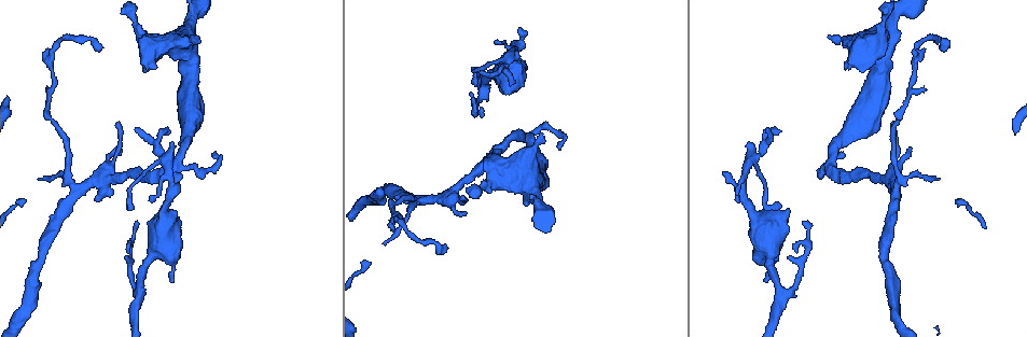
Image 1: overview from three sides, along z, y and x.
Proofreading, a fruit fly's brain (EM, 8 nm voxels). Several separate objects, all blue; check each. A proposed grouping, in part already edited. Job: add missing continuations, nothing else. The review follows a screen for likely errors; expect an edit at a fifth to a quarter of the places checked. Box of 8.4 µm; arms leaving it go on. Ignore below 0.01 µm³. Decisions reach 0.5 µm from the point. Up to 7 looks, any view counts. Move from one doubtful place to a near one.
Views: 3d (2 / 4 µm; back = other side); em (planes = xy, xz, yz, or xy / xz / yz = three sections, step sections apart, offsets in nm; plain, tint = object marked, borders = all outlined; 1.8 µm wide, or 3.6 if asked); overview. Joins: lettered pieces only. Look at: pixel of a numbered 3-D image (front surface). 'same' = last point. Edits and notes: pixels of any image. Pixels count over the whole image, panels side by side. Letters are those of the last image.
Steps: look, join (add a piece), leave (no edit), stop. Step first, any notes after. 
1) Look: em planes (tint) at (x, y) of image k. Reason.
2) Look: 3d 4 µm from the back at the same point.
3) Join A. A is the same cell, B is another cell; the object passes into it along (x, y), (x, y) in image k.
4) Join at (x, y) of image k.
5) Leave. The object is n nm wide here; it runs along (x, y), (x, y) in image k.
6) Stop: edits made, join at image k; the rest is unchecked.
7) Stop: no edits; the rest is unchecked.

Look: 3d 2 µm from the back at (517, 51) of image 1. Two arms at a narrow angle.

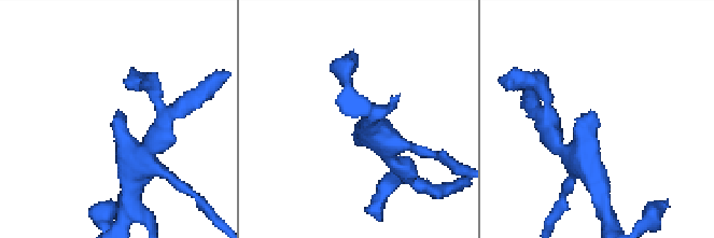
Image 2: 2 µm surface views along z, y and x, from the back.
Look: em planes (borders) at (116, 111) of image 2. Need the tissue.

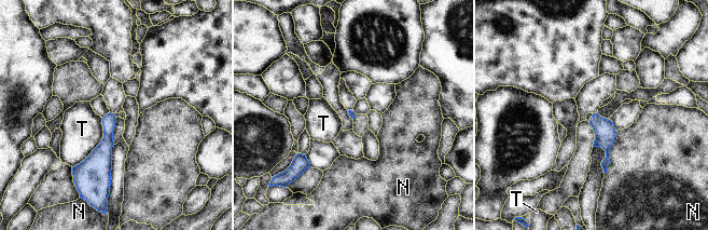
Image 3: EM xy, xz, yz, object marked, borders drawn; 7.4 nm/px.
Leave. N and T are other cells; a border runs along (102, 118), (100, 143), (72, 167) in image 3; no lettered piece goes on from it.

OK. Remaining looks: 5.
Look: 3d 4 µm from the back at (938, 179) of image 1. Thin end.

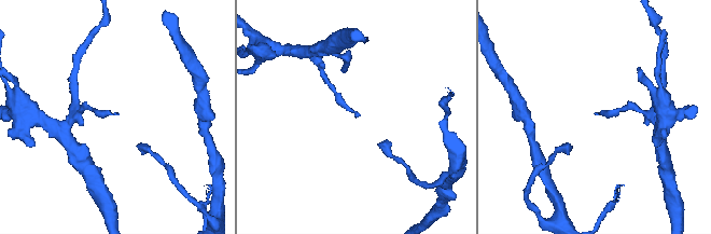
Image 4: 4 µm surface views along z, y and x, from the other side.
Look: em xy step 16 (borders) at (356, 114) of image 4.

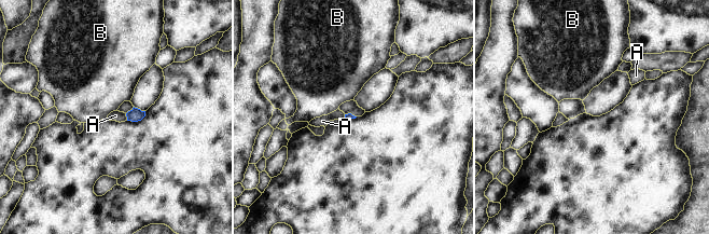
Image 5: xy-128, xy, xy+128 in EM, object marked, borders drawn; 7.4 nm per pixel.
Leave. A and B are other cells; a border runs along (125, 113), (127, 120) in image 5; none of them fits.

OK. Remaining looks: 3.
Look: 3d 2 µm at (96, 199) of image 1. An open end.

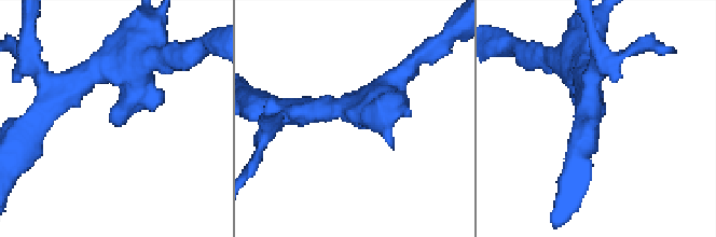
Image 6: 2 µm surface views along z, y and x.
Look: em planes (borders) at (111, 119) of image 6.

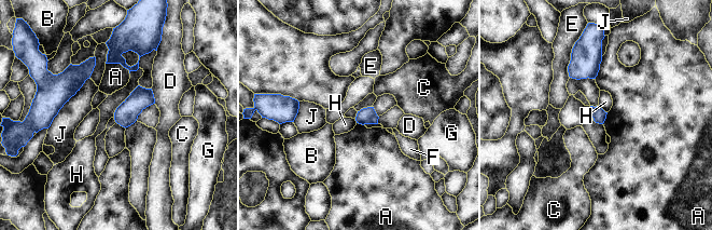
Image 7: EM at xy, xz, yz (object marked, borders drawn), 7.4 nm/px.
Leave. A, B, C, D, E, F, G, H and J are other cells; a border runs along (138, 84), (116, 108), (113, 117) in image 7; none of them fits.

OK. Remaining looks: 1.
Stop: no edits; the rest is unchecked.

